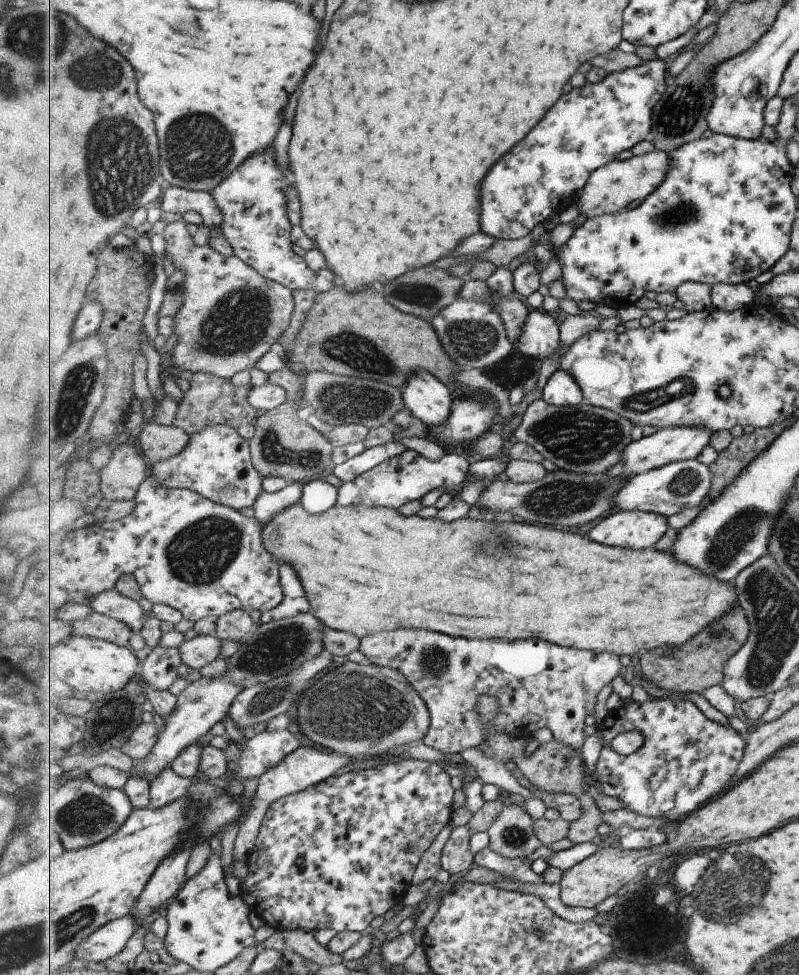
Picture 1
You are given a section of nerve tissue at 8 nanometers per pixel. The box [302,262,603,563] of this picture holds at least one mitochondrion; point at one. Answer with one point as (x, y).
(345, 400)

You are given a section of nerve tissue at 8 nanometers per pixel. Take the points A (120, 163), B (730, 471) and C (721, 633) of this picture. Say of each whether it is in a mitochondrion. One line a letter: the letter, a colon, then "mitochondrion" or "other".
A: mitochondrion
B: other
C: mitochondrion

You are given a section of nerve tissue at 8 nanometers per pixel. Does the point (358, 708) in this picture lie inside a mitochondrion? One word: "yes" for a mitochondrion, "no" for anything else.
yes

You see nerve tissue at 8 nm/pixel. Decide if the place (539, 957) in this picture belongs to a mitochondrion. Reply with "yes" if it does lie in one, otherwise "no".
yes

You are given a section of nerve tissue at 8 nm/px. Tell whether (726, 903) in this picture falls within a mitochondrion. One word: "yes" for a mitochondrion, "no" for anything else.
yes

